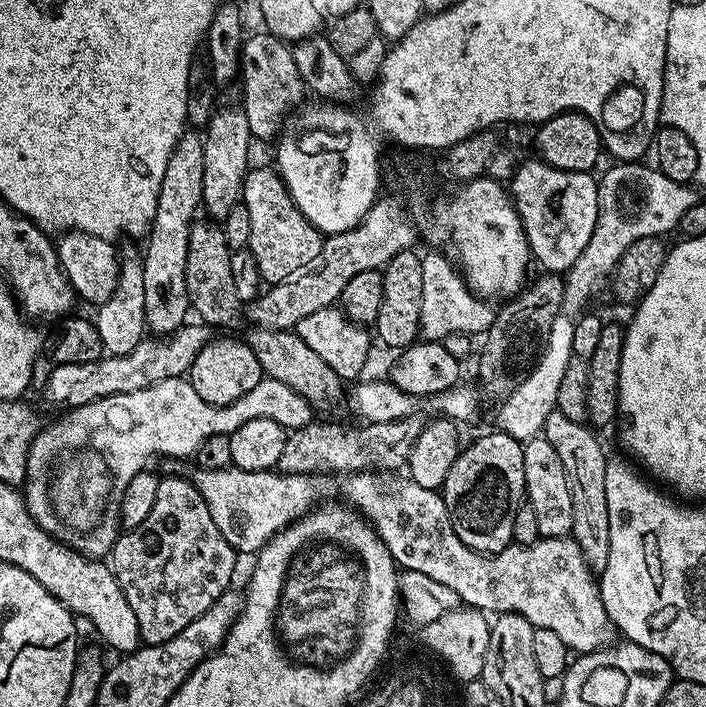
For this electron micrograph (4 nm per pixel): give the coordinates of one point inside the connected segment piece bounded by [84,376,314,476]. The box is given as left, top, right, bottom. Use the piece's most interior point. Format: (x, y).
(178, 420)

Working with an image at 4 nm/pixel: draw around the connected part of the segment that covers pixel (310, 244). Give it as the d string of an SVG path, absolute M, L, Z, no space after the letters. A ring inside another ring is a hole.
M249 167L244 175L242 203L250 214L247 251L254 254L260 279L265 285L271 286L290 278L290 274L318 258L318 250L322 250L325 237L304 217L275 167Z

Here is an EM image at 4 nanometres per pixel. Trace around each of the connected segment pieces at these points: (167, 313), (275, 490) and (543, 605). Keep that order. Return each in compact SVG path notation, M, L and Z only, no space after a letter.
M185 130L178 138L174 150L170 154L170 162L166 162L166 174L162 174L162 186L156 199L156 213L152 226L146 233L148 245L143 245L144 259L143 285L145 287L145 322L147 331L156 336L167 336L183 328L190 316L190 305L186 294L186 254L190 244L190 230L197 219L196 211L201 211L202 198L202 154L204 138L199 131Z
M227 467L222 470L208 470L201 468L195 473L194 483L196 489L206 498L206 506L210 510L210 518L214 518L214 526L218 526L218 534L230 542L237 553L255 554L272 539L276 533L288 527L293 520L299 520L305 512L321 502L327 501L332 492L333 477L328 474L290 474L284 475L279 470L255 472L241 468Z
M375 471L353 472L347 477L348 480L344 484L344 492L348 495L347 503L355 508L380 535L380 541L386 546L386 550L390 550L392 557L396 559L397 565L401 569L418 571L421 574L426 574L429 578L434 578L437 582L442 582L445 586L450 586L456 591L460 600L473 609L479 610L485 614L499 614L501 612L517 612L522 614L522 618L526 618L532 623L533 628L545 628L546 630L554 630L554 634L558 634L558 638L562 638L562 642L573 653L583 654L585 652L595 652L598 648L607 648L613 643L614 629L612 620L606 614L606 606L602 606L602 598L600 597L600 586L597 577L588 567L586 558L583 557L582 550L579 549L578 542L572 539L571 535L566 536L546 536L539 540L535 540L533 544L518 544L511 543L508 547L502 549L501 552L493 552L485 554L476 552L470 546L466 546L466 542L462 542L462 538L458 538L458 534L454 534L454 526L448 517L446 510L446 502L443 495L435 488L427 488L426 486L418 486L418 482L414 482L411 478L405 478L400 474L377 474Z

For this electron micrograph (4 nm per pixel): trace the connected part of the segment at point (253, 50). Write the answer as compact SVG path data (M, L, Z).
M259 31L253 36L251 33L240 49L239 79L244 80L242 107L246 114L246 122L250 122L253 137L257 141L268 139L271 141L285 127L284 115L291 108L298 106L300 108L305 103L306 89L298 74L298 66L294 66L291 47L285 41L279 40L273 32Z

